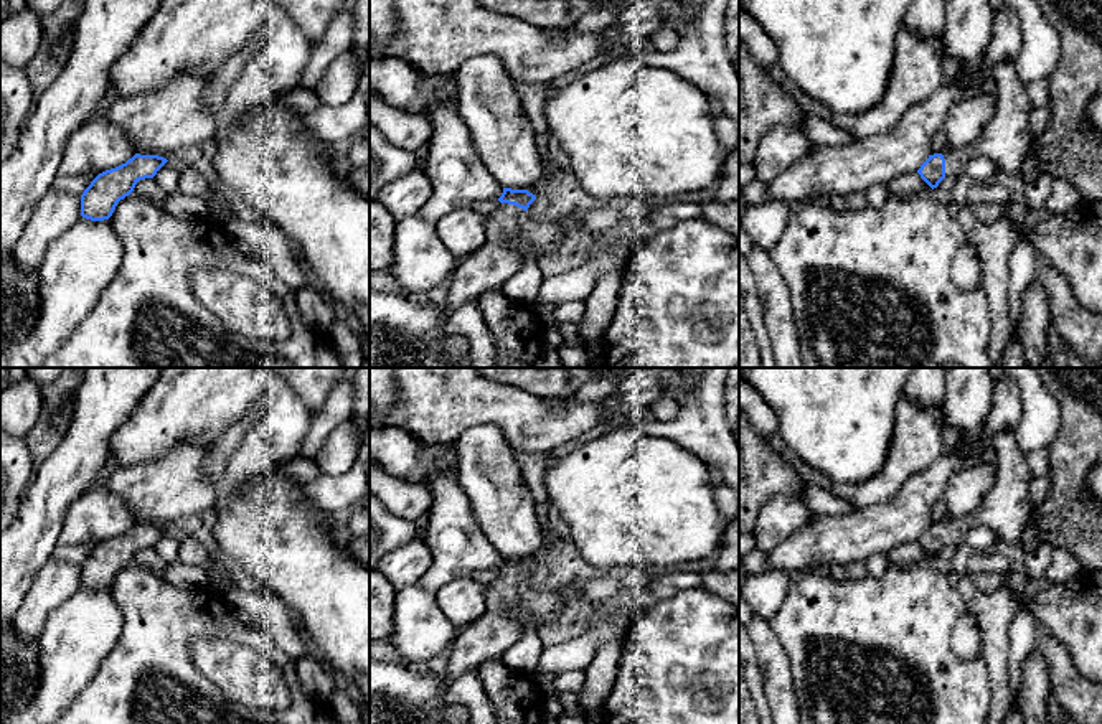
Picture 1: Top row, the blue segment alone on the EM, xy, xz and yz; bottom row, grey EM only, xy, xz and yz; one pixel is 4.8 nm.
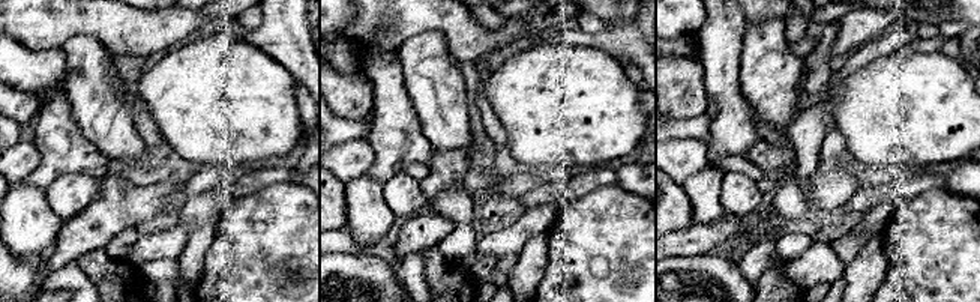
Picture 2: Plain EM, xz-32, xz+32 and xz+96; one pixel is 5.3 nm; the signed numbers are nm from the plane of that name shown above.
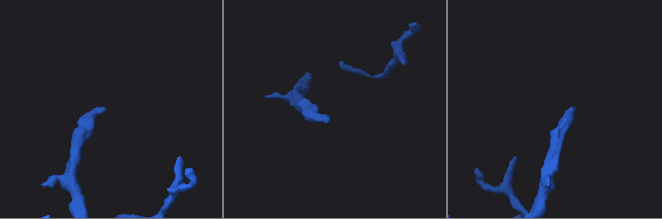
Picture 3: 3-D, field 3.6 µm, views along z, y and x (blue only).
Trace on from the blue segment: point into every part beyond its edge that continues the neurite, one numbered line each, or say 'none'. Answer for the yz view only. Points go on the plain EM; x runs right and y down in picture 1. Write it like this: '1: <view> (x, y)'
1: yz (1007, 508)

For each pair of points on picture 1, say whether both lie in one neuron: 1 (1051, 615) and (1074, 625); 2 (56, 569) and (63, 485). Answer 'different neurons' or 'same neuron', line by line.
1: same neuron
2: different neurons

